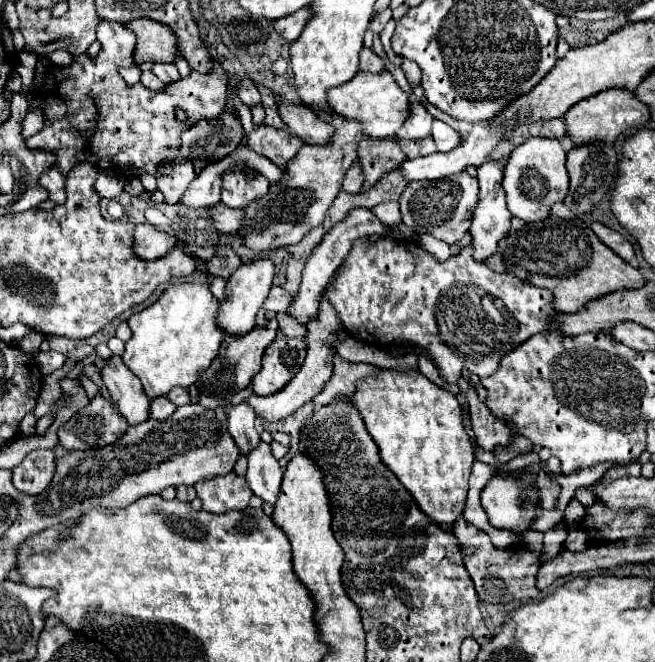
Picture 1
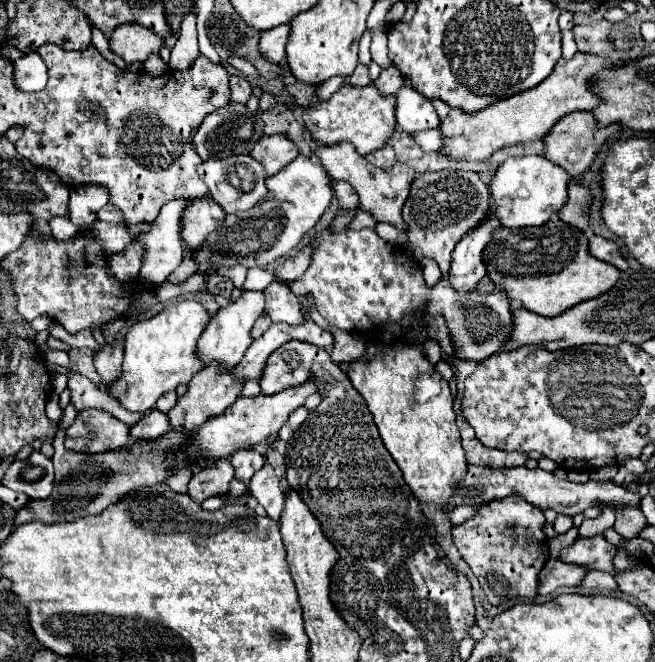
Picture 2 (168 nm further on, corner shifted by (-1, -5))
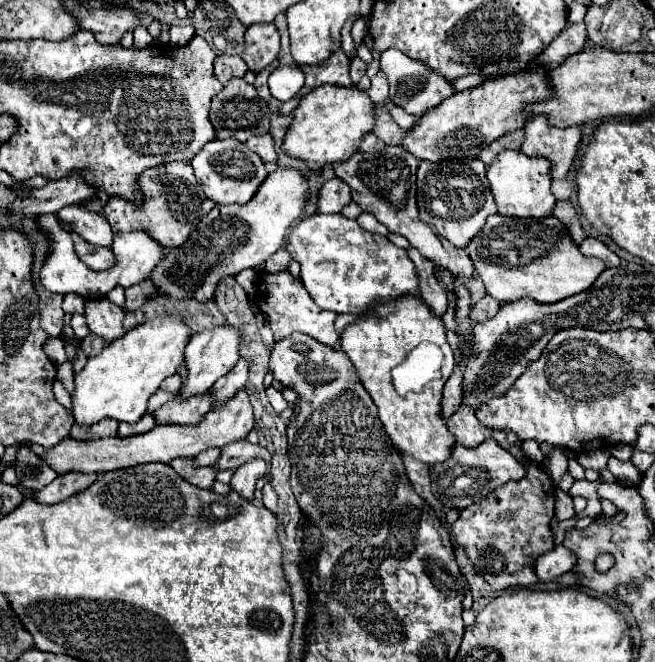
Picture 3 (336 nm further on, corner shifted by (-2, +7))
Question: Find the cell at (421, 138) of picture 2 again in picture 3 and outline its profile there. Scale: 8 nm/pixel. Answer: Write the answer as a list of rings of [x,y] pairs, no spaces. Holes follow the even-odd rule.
[[[386,100],[384,102],[384,106],[390,110],[390,114],[392,114],[392,118],[396,120],[396,124],[404,130],[404,132],[408,132],[408,130],[412,130],[414,128],[414,124],[416,124],[416,116],[410,116],[410,114],[406,114],[402,108],[398,108],[396,104],[392,104],[390,100]]]

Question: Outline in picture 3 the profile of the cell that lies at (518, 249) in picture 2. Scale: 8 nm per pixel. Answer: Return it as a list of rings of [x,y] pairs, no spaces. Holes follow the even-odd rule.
[[[494,214],[486,220],[482,232],[470,240],[466,252],[482,276],[488,294],[498,302],[512,302],[526,296],[536,302],[558,302],[588,290],[606,268],[602,260],[582,256],[570,240],[568,228],[554,216],[544,216],[542,220],[512,220]]]

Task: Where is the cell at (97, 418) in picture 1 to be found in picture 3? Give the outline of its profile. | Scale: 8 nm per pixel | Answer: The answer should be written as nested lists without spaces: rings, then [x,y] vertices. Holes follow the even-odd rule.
[[[104,418],[98,424],[92,426],[80,426],[74,424],[70,430],[70,436],[76,440],[98,440],[98,438],[108,438],[108,436],[118,436],[118,422]]]

